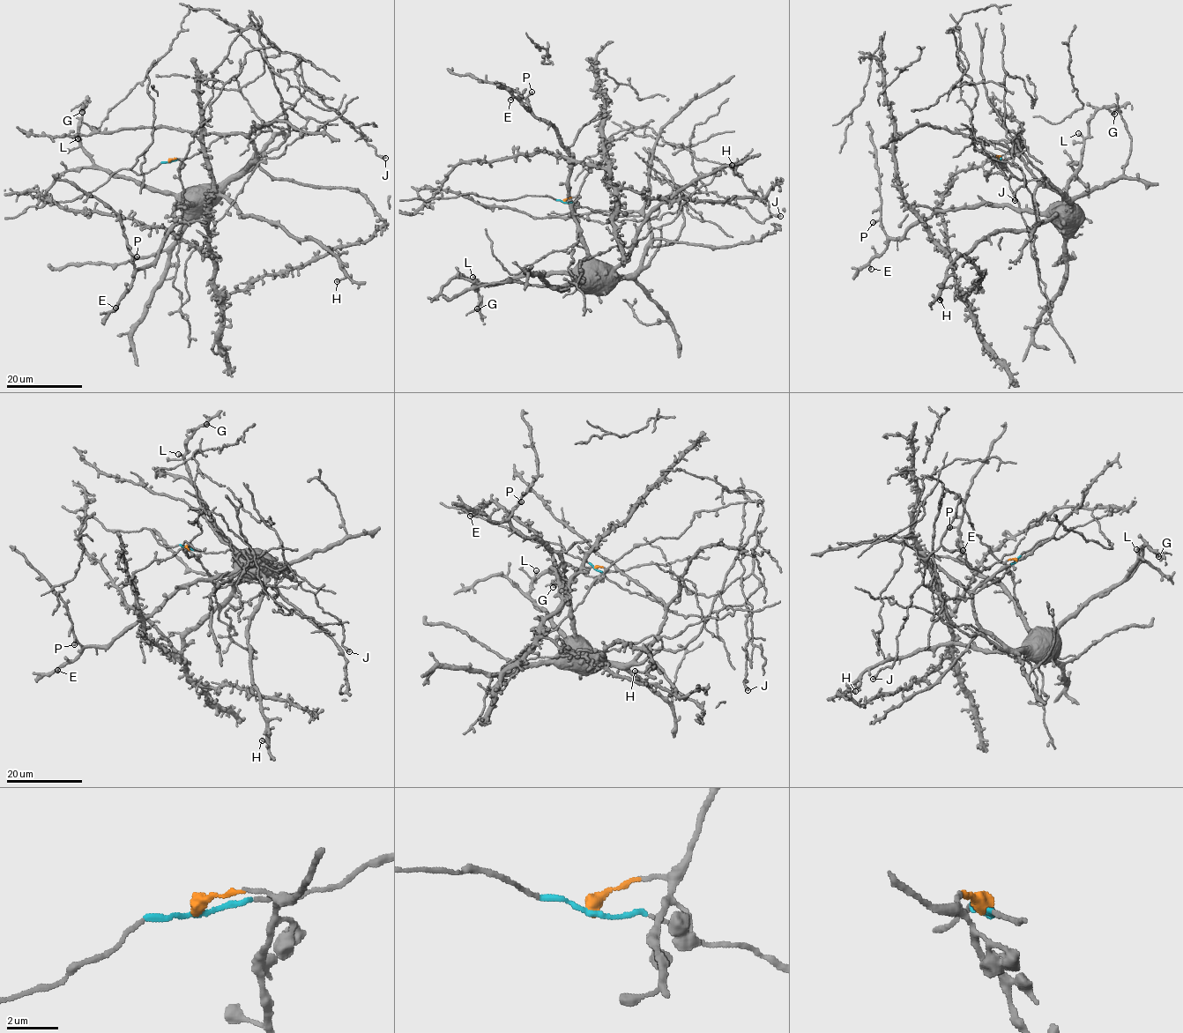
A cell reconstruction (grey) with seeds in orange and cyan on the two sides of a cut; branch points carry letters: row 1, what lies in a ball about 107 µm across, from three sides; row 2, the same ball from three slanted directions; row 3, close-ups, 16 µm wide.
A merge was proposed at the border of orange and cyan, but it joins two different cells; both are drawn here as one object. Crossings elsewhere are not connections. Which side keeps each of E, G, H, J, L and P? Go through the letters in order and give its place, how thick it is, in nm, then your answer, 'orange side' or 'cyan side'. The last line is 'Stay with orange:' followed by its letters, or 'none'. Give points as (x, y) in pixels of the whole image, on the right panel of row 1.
E: at (871, 269); 400 nm thick; cyan side
G: at (1114, 114); 380 nm thick; cyan side
H: at (940, 300); 400 nm thick; cyan side
J: at (1015, 200); 380 nm thick; cyan side
L: at (1078, 133); 400 nm thick; cyan side
P: at (873, 222); 300 nm thick; cyan side
Stay with orange: none

